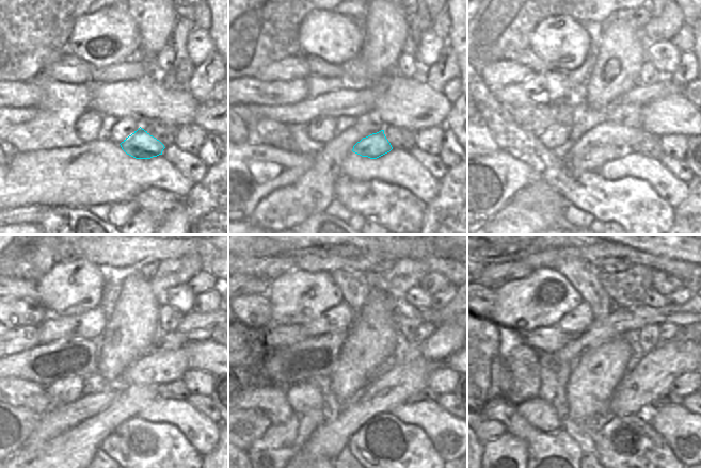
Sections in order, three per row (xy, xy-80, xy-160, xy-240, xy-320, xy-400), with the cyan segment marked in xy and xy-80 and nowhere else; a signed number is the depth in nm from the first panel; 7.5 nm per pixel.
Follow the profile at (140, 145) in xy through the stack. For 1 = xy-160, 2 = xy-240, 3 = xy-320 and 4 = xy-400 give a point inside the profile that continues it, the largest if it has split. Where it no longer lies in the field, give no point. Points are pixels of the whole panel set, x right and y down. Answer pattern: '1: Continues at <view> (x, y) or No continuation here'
1: Continues at xy-160 (598, 156)
2: Continues at xy-240 (59, 419)
3: Continues at xy-320 (273, 451)
4: Continues at xy-400 (507, 451).

